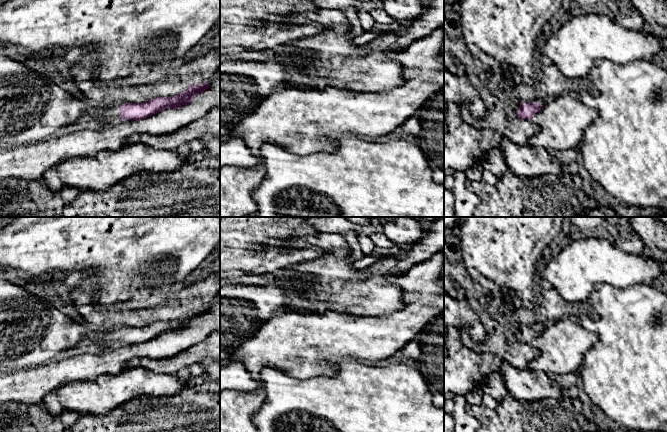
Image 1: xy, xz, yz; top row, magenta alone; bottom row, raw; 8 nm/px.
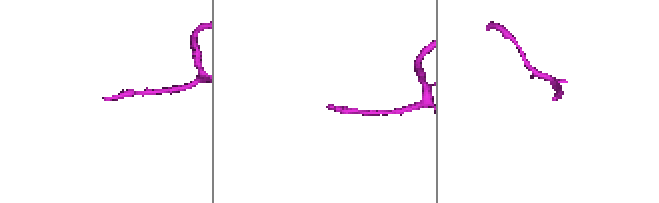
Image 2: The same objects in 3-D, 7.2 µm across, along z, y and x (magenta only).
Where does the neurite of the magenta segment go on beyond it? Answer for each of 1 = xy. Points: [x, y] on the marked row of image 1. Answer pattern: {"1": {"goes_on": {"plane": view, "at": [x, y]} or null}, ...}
{"1": {"goes_on": null}}

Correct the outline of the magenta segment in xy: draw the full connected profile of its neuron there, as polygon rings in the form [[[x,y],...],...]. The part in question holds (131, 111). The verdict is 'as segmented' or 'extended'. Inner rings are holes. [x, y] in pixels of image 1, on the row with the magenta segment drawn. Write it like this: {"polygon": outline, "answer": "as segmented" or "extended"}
{"polygon": [[[210,82],[188,85],[181,93],[169,97],[154,97],[142,103],[125,103],[119,105],[119,117],[124,120],[141,120],[164,109],[180,108],[189,104],[193,98],[207,90]]], "answer": "as segmented"}

